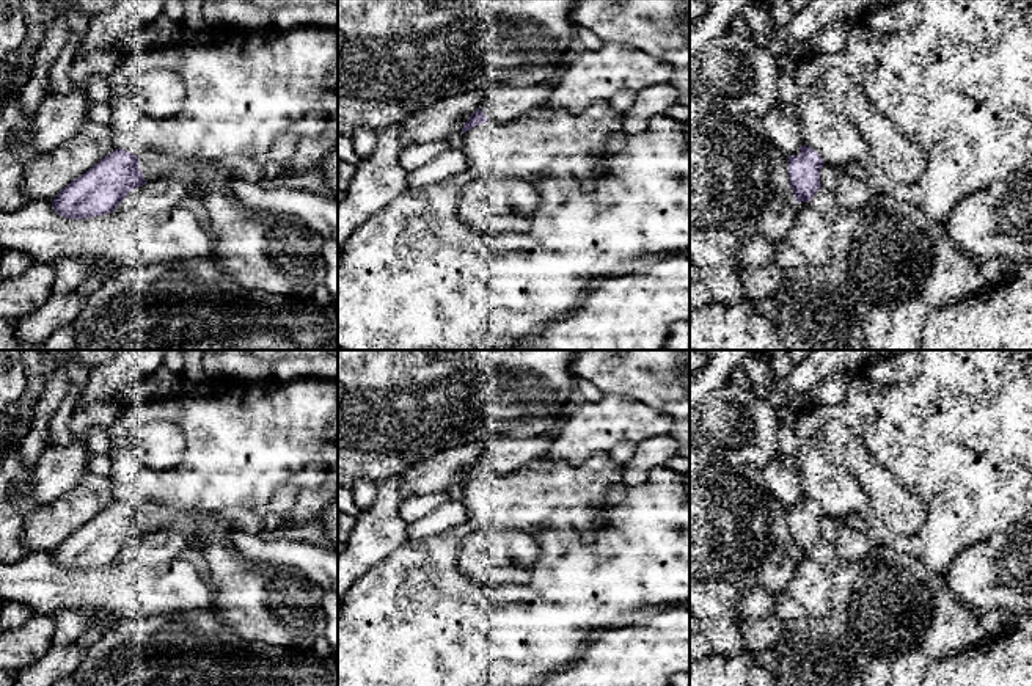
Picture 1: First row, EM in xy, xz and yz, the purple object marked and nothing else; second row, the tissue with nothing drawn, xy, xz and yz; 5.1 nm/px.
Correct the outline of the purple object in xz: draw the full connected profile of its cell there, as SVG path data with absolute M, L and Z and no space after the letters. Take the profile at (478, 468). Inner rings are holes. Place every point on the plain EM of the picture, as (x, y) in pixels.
M509 435L495 436L485 447L481 458L463 476L462 483L467 483L489 471L498 476L511 476L526 465L543 458L550 447L551 438L529 436L515 438Z

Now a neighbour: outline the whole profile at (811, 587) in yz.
M798 554L787 592L807 615L826 620L833 593L833 576L815 565L806 554Z

